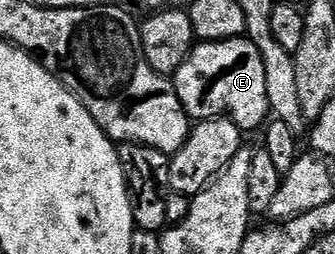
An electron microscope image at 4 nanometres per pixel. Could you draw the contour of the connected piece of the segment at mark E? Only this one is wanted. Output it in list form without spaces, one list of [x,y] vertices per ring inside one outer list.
[[[246,36],[196,44],[173,75],[173,84],[183,110],[192,119],[225,117],[244,131],[255,129],[259,124],[260,128],[268,120],[265,63],[261,51],[257,51]]]

